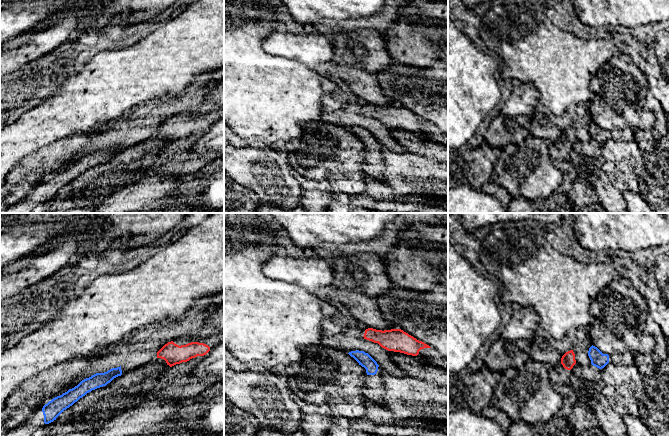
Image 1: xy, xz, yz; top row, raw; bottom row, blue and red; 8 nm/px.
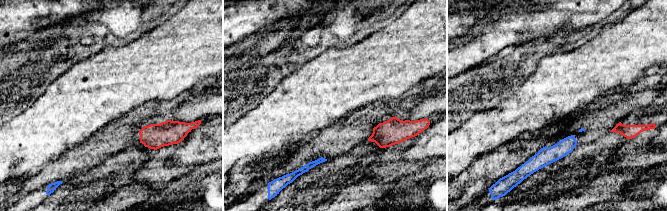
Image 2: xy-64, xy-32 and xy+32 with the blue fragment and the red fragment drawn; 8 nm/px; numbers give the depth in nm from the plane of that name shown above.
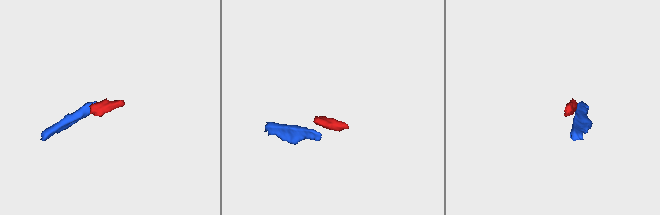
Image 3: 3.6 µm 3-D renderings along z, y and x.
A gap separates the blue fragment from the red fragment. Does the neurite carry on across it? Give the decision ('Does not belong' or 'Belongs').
Does not belong

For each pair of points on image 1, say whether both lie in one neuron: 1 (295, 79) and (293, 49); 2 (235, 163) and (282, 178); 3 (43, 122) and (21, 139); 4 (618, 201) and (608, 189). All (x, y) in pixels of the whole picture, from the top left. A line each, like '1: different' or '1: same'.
1: different
2: same
3: same
4: same

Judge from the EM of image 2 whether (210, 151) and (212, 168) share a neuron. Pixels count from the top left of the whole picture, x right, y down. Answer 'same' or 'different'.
different

